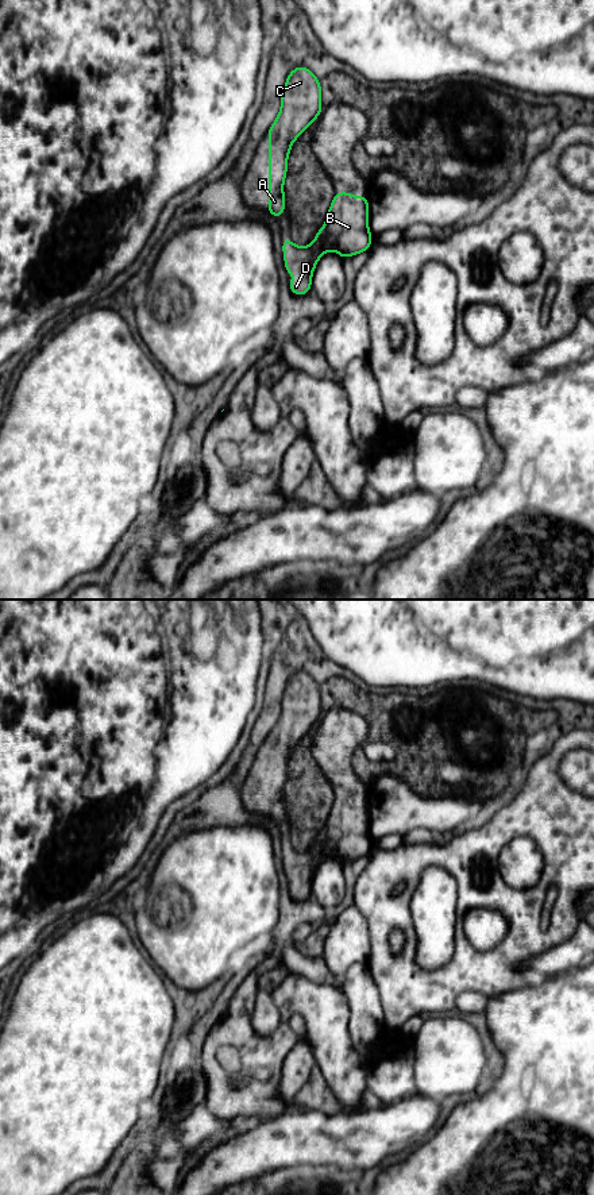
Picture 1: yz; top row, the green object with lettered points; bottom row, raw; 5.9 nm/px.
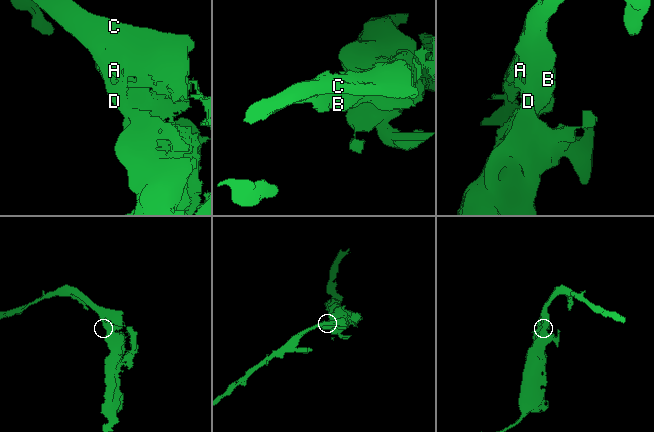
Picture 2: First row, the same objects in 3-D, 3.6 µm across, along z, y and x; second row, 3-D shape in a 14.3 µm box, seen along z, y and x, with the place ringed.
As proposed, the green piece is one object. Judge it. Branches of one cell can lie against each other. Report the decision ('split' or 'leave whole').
leave whole

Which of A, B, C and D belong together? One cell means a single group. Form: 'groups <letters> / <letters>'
groups A B C D

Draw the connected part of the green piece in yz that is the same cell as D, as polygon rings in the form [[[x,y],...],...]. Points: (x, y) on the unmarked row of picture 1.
[[[346,795],[335,798],[327,826],[306,852],[298,852],[292,844],[282,844],[282,856],[288,880],[296,879],[289,891],[294,901],[305,901],[312,894],[312,879],[324,857],[336,856],[343,864],[366,857],[373,848],[369,834],[367,801],[352,801]]]

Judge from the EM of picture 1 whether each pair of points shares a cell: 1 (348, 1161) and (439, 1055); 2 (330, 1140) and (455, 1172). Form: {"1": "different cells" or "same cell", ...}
{"1": "different cells", "2": "different cells"}

